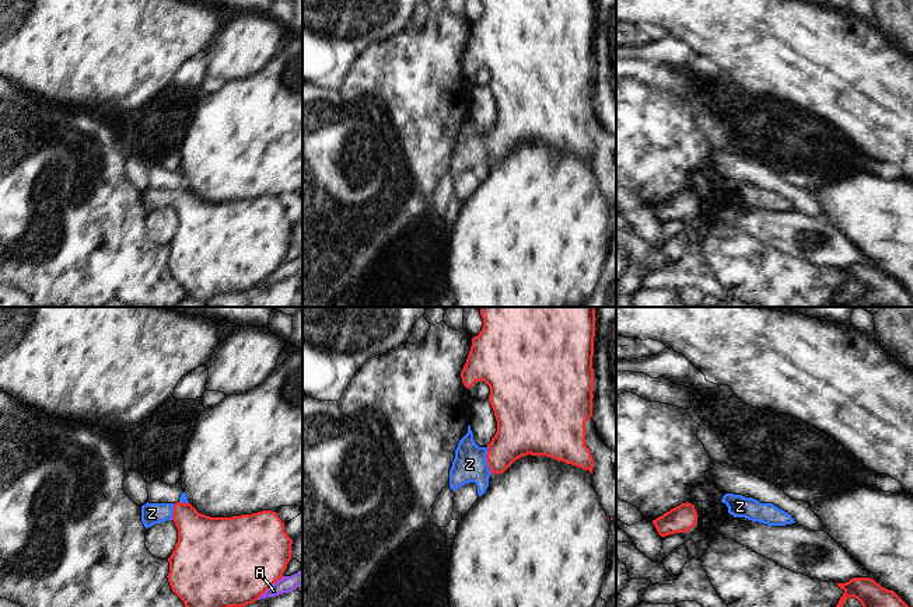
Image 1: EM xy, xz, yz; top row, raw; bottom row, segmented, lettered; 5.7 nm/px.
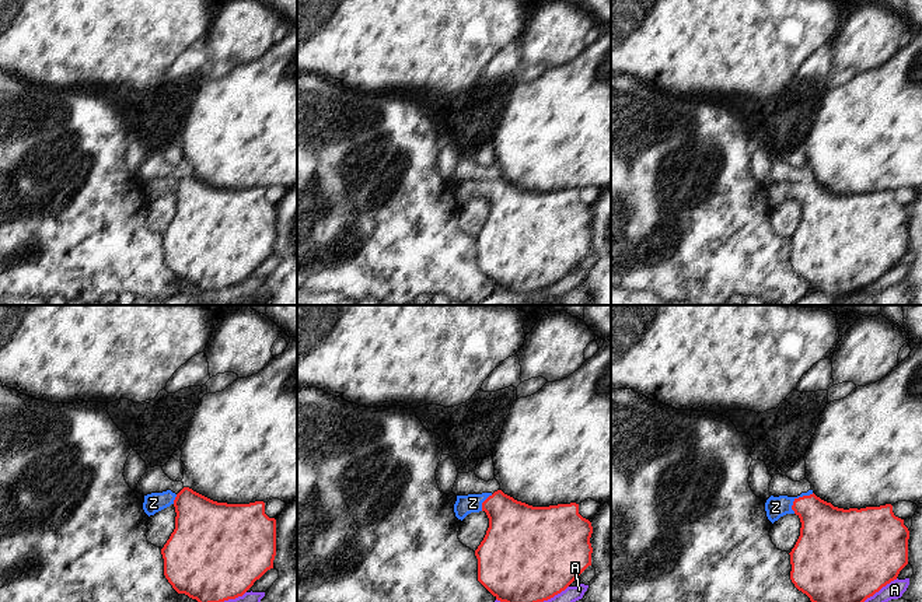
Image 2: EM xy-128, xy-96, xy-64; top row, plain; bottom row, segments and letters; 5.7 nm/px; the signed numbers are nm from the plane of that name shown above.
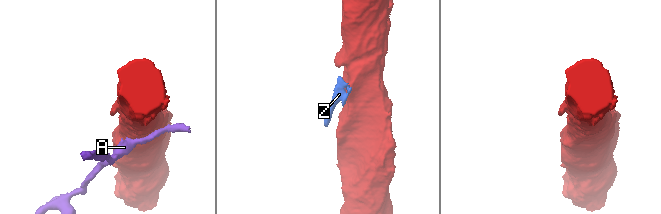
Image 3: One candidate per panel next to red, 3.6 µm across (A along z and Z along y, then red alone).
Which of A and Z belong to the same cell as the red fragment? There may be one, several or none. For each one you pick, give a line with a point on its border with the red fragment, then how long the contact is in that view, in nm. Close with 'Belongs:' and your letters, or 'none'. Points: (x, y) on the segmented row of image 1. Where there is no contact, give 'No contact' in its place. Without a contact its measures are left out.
Z: Touches red at xz (488, 460). Shared border 160 nm
Belongs: Z

